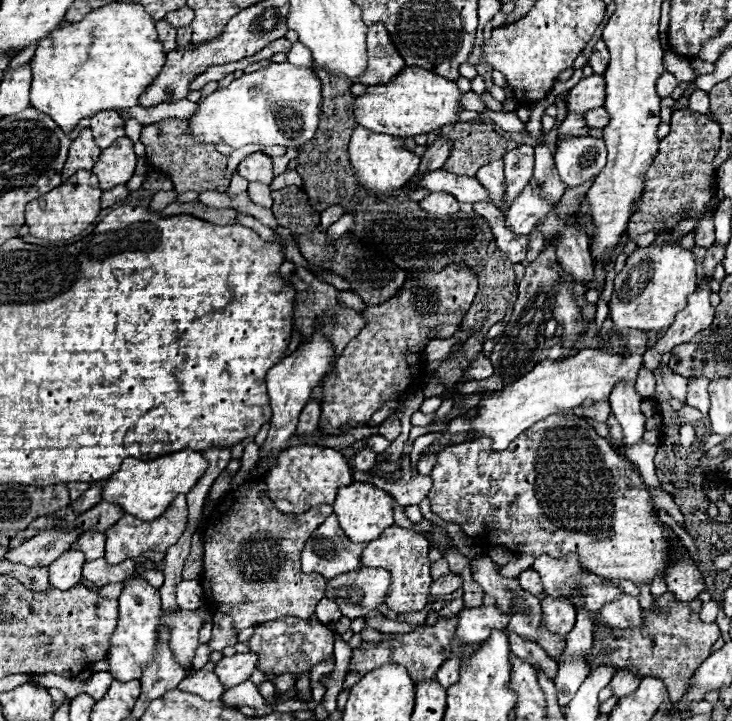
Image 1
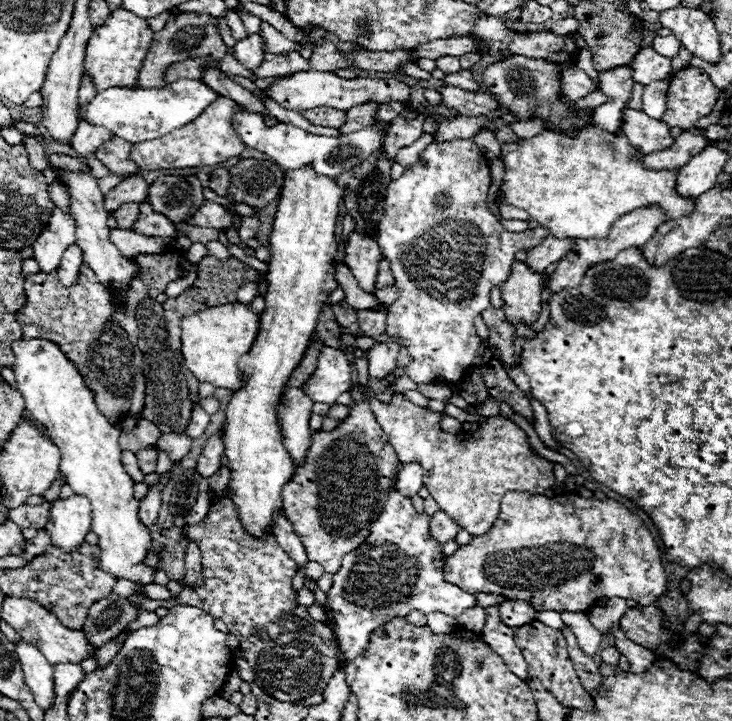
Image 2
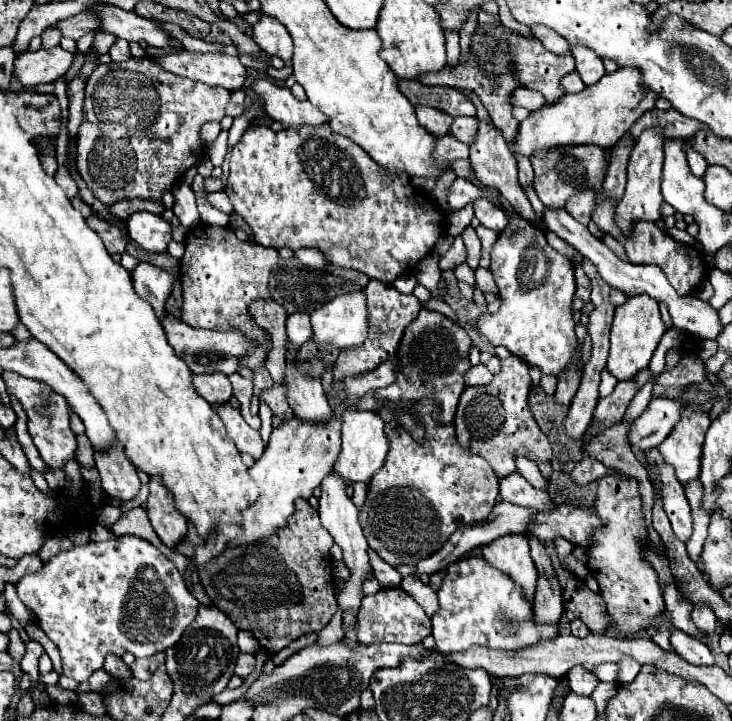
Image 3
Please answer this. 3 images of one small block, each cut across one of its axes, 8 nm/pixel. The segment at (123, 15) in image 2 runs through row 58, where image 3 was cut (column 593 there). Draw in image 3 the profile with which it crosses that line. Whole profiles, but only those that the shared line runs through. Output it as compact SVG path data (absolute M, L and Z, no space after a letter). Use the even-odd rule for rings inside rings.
M618 68L612 74L604 74L596 84L586 86L578 94L566 94L560 104L532 112L520 124L512 150L532 158L532 154L538 150L574 144L596 144L600 148L612 148L646 110L654 108L656 100L658 94L654 94L650 88L644 88L642 72L638 68Z

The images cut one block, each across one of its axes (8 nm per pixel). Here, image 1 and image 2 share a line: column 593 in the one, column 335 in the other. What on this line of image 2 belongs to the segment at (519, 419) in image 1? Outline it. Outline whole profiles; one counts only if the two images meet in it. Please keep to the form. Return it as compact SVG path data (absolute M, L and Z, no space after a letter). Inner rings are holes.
M324 346L318 358L318 368L304 384L304 394L314 402L332 406L340 394L350 390L350 366L352 364L342 350Z

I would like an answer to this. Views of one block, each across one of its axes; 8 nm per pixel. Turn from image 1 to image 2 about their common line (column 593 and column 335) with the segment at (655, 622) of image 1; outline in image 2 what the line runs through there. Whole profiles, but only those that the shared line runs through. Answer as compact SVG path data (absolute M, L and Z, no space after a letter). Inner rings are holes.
M216 498L210 506L208 516L194 526L186 526L186 536L198 544L202 552L202 570L204 570L204 586L200 588L184 588L178 602L196 606L212 618L220 618L232 634L240 640L242 654L254 672L256 684L272 698L280 702L294 702L300 698L308 698L312 694L324 692L328 680L338 668L336 658L336 642L332 630L314 618L308 616L306 606L296 606L296 594L292 590L292 578L296 574L296 564L290 556L280 548L274 536L266 540L256 540L244 532L240 520L236 516L234 504L228 498Z

